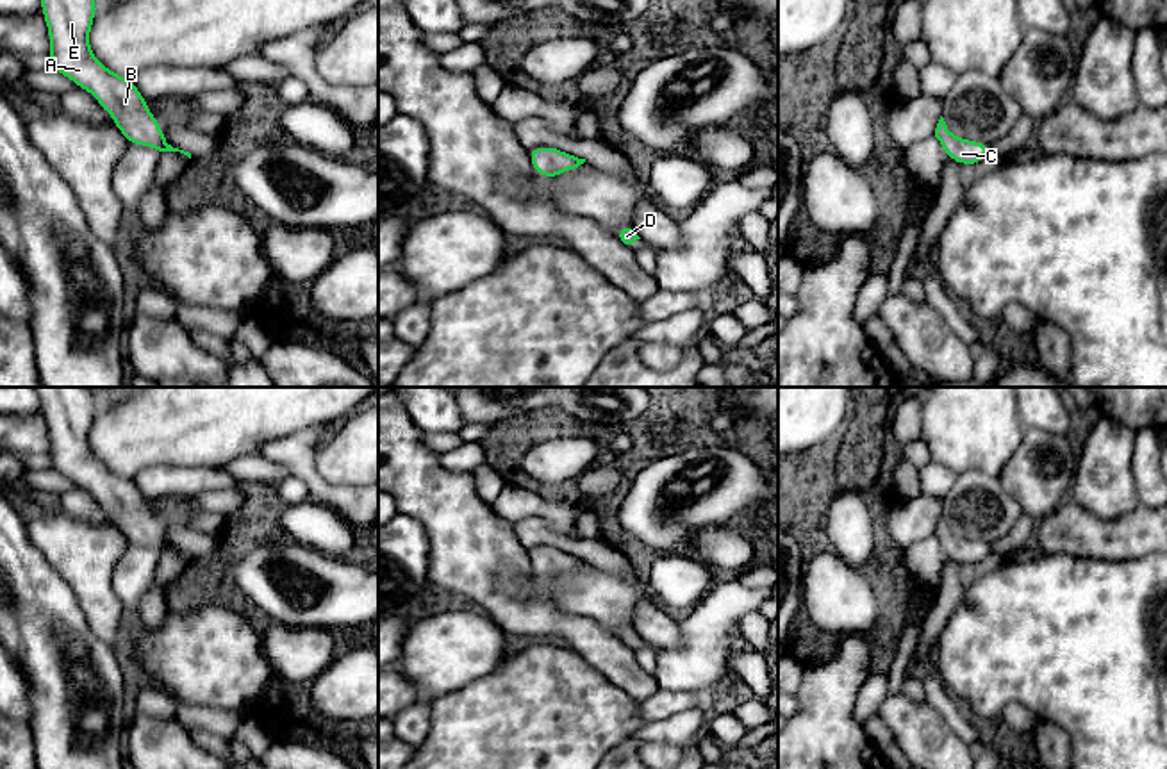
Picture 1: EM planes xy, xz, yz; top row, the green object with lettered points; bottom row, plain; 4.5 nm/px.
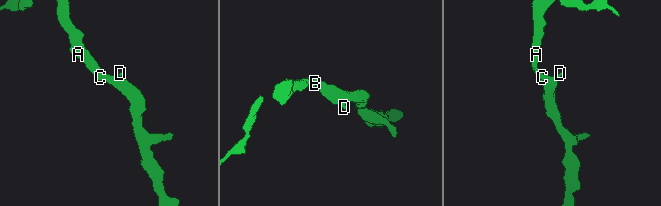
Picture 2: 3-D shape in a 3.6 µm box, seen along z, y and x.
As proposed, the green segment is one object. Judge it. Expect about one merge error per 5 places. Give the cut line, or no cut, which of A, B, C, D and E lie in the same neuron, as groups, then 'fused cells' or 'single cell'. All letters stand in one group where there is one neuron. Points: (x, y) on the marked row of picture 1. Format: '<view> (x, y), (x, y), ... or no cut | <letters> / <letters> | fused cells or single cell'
no cut | A B C D E | single cell

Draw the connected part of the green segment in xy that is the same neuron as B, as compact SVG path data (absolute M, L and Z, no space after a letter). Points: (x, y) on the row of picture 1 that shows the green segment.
M41 0L41 7L50 34L52 68L91 93L130 145L180 152L191 159L189 152L166 143L166 134L134 80L120 77L91 54L89 30L98 11L96 0Z

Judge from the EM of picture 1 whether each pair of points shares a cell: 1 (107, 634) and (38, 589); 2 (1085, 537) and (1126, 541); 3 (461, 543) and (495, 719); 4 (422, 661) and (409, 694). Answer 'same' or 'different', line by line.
1: different
2: same
3: different
4: different

